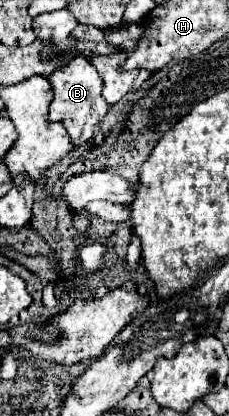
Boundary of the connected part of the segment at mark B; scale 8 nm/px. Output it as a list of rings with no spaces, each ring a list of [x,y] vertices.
[[[73,56],[67,62],[61,58],[57,62],[55,72],[49,74],[49,82],[55,92],[55,98],[49,108],[49,120],[63,122],[73,144],[83,144],[83,142],[91,144],[93,134],[95,134],[95,124],[99,124],[103,120],[105,112],[109,110],[109,104],[101,96],[103,80],[99,78],[97,70],[89,64],[89,60],[85,56]]]

